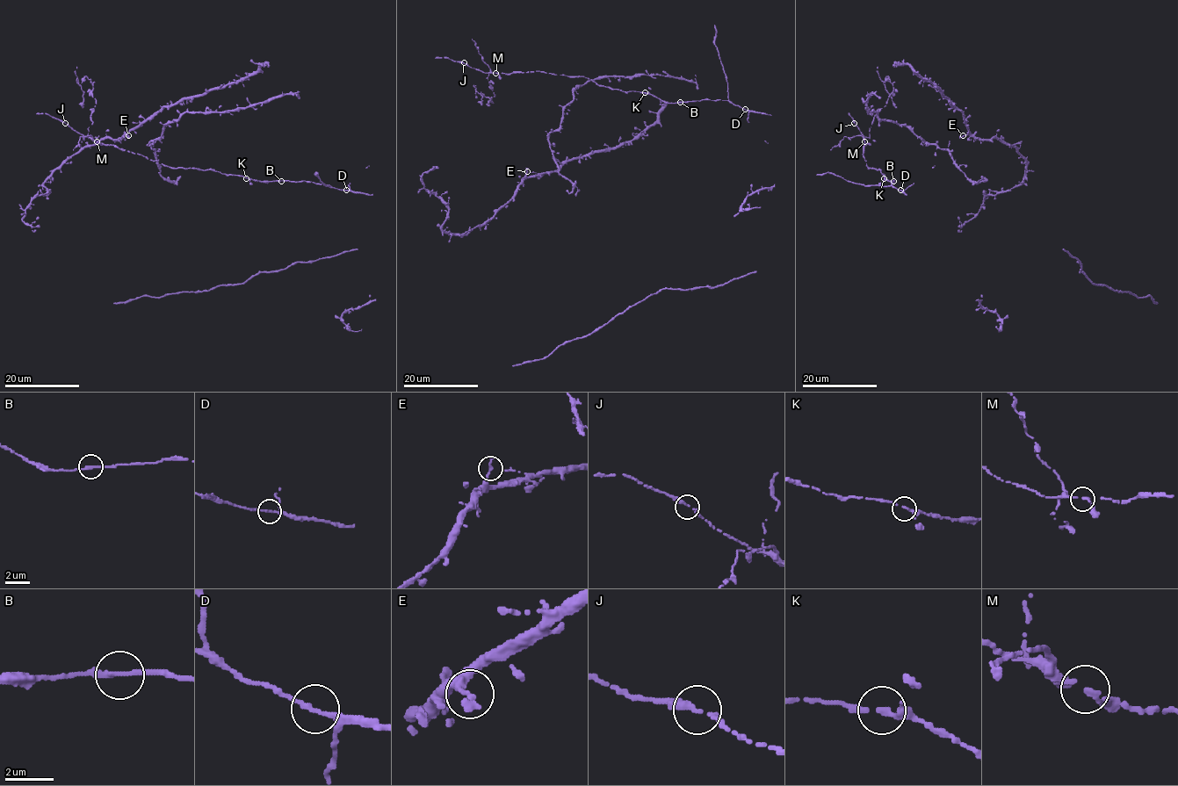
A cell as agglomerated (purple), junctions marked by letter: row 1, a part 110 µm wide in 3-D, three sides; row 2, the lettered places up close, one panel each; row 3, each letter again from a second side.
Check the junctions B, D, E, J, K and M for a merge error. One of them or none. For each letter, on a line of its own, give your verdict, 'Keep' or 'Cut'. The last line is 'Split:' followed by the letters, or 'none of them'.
B: Keep
D: Keep
E: Keep
J: Keep
K: Keep
M: Cut
Split: M

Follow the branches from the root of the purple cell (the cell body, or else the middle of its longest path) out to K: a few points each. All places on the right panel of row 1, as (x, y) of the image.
K: (894, 181), (884, 178)

